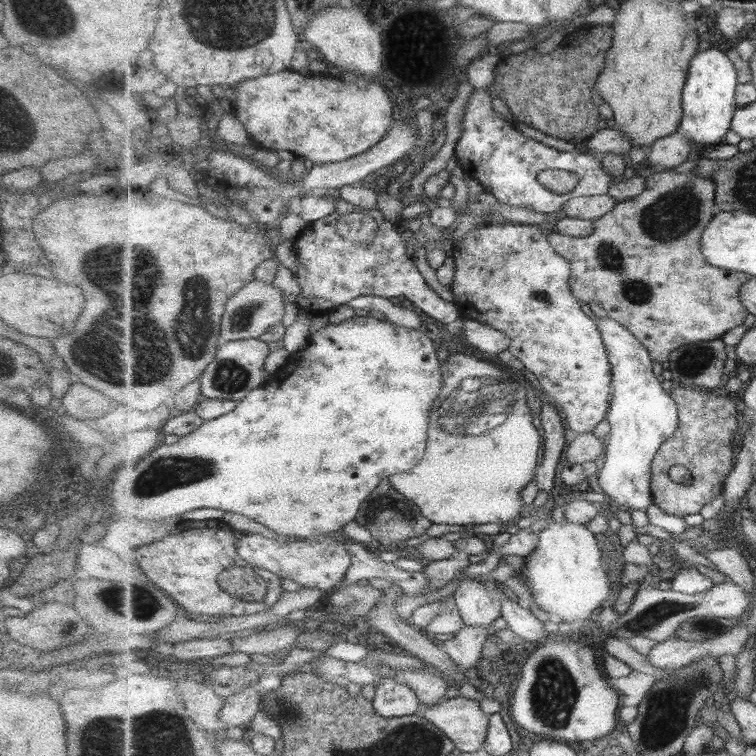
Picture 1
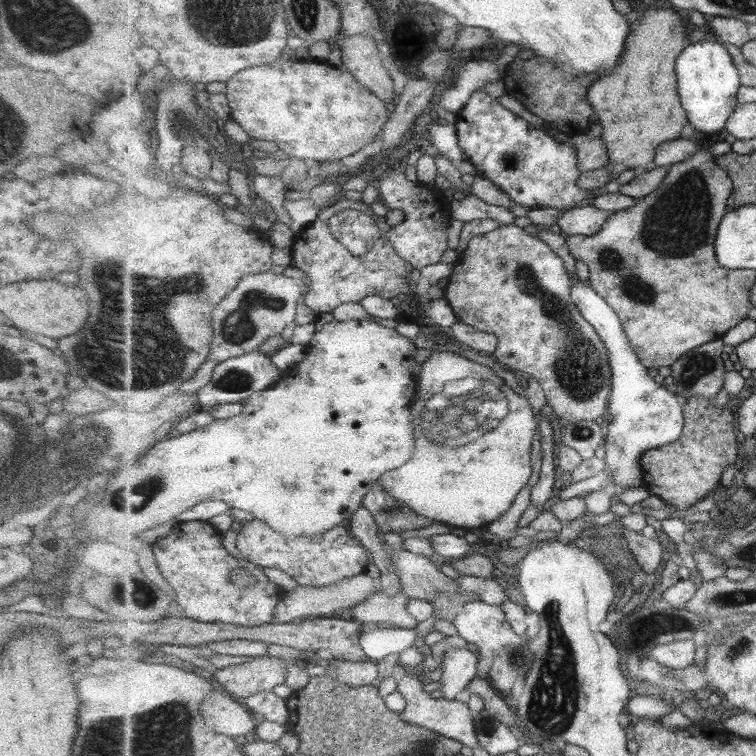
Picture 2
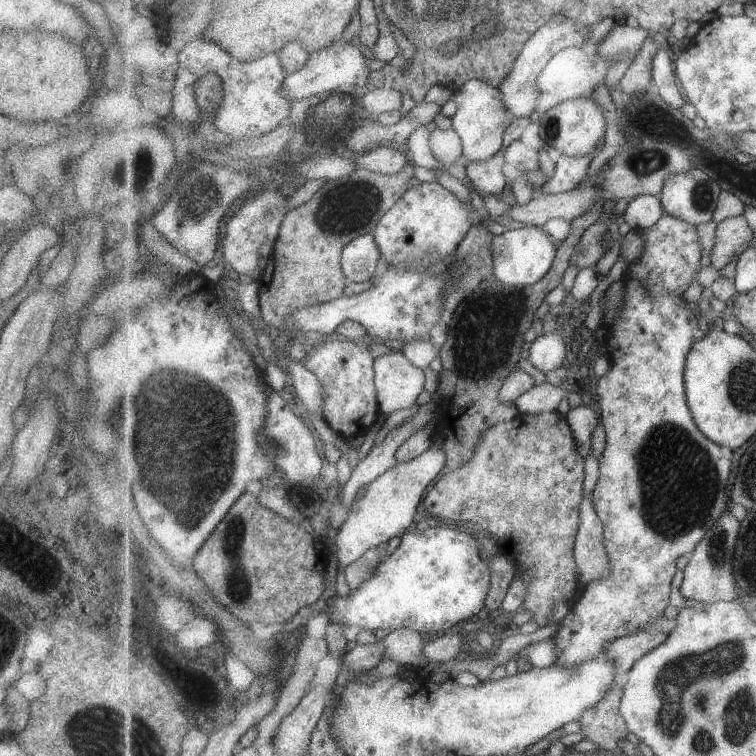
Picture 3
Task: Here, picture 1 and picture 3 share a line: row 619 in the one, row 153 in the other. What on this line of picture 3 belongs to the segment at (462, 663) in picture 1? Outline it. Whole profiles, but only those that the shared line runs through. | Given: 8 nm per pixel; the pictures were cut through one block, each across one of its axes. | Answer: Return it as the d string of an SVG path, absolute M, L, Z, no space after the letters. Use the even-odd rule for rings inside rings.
M503 146L495 156L487 158L485 162L468 162L467 174L471 182L479 191L479 196L501 197L507 188L509 181L503 174L505 164L505 150L509 146Z

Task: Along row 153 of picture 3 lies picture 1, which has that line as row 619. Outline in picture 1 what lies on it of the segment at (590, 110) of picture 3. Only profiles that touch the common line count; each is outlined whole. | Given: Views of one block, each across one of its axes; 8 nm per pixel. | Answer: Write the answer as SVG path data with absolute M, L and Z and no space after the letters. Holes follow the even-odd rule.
M566 517L558 522L549 518L549 526L541 532L538 547L527 557L525 572L531 580L532 599L551 618L563 623L594 619L599 606L611 596L611 580L601 564L603 554L598 538L585 525Z

